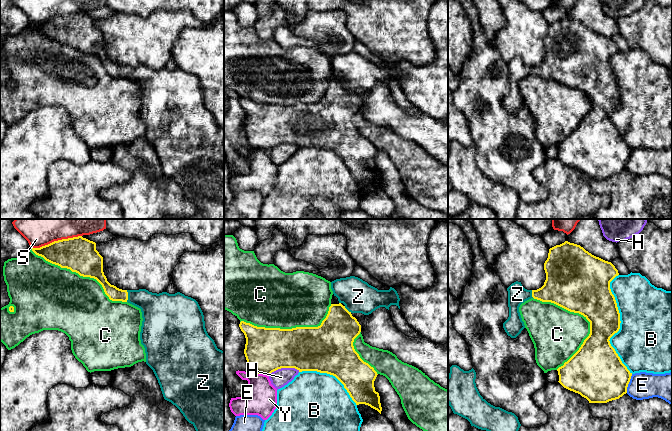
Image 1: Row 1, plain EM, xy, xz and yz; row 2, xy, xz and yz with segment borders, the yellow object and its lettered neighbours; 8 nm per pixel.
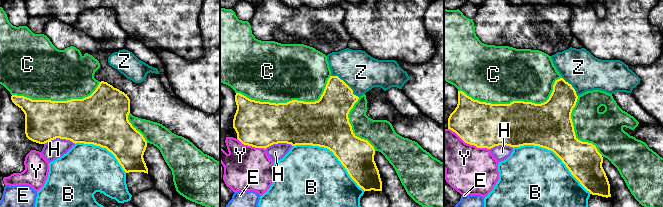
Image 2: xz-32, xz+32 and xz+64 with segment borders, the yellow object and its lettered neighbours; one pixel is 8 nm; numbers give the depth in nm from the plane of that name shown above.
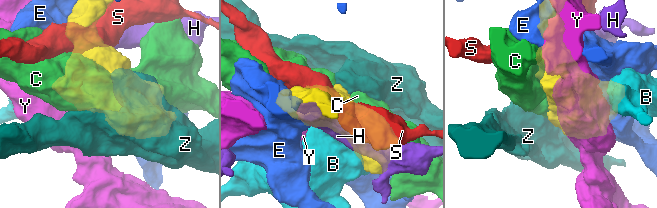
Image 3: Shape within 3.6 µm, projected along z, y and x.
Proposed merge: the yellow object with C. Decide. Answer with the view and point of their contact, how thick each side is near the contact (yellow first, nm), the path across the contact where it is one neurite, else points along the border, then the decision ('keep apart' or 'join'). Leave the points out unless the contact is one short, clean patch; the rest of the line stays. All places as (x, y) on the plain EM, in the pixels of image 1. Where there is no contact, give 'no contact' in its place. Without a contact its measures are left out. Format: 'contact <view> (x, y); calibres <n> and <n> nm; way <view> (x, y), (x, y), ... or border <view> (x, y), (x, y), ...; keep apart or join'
contact yz (586, 94); calibres 420 and 400 nm; keep apart

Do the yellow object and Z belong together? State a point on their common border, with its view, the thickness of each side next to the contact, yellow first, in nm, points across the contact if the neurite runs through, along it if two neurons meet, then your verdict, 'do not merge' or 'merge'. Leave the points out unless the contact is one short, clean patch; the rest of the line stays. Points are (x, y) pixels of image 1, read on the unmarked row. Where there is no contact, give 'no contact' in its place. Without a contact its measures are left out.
xy (127, 72) | 110/240 nm | across xy (115, 70), (127, 72), (142, 74), (155, 84) | merge

